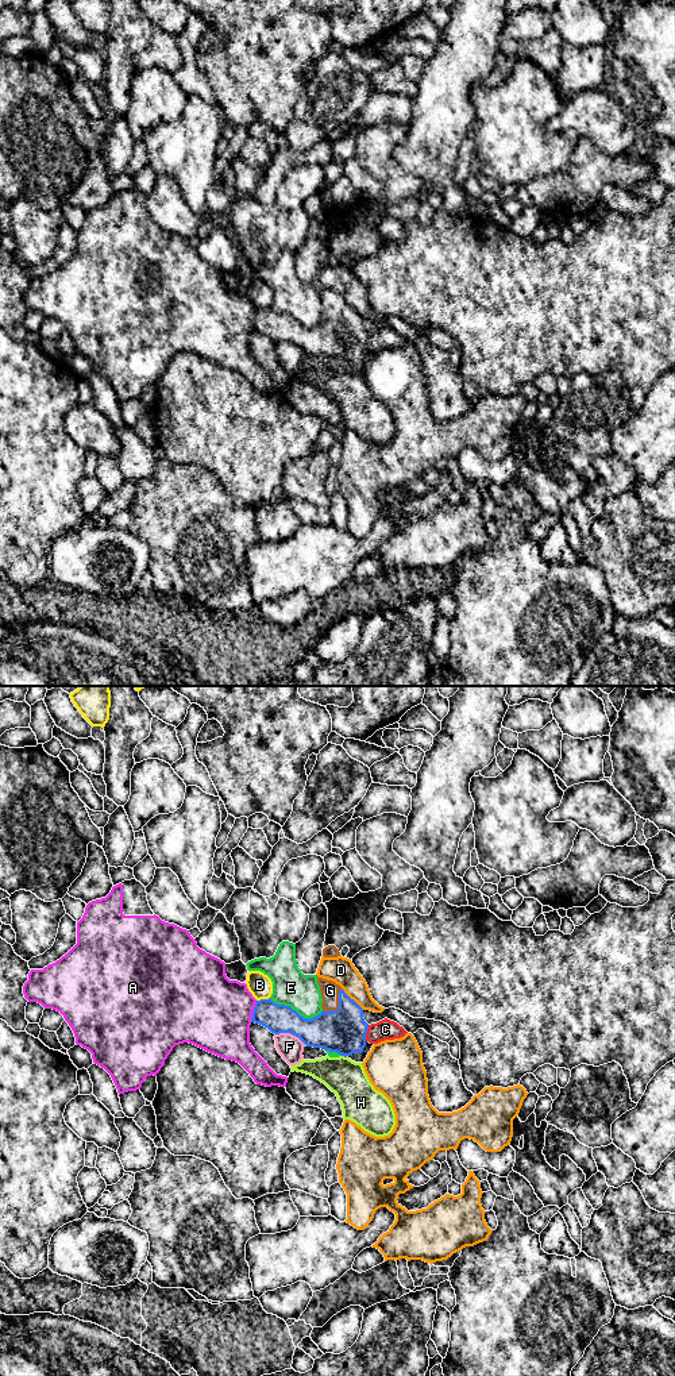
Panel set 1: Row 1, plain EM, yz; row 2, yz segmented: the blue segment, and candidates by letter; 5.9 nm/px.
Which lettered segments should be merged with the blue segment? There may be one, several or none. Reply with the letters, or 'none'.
G

